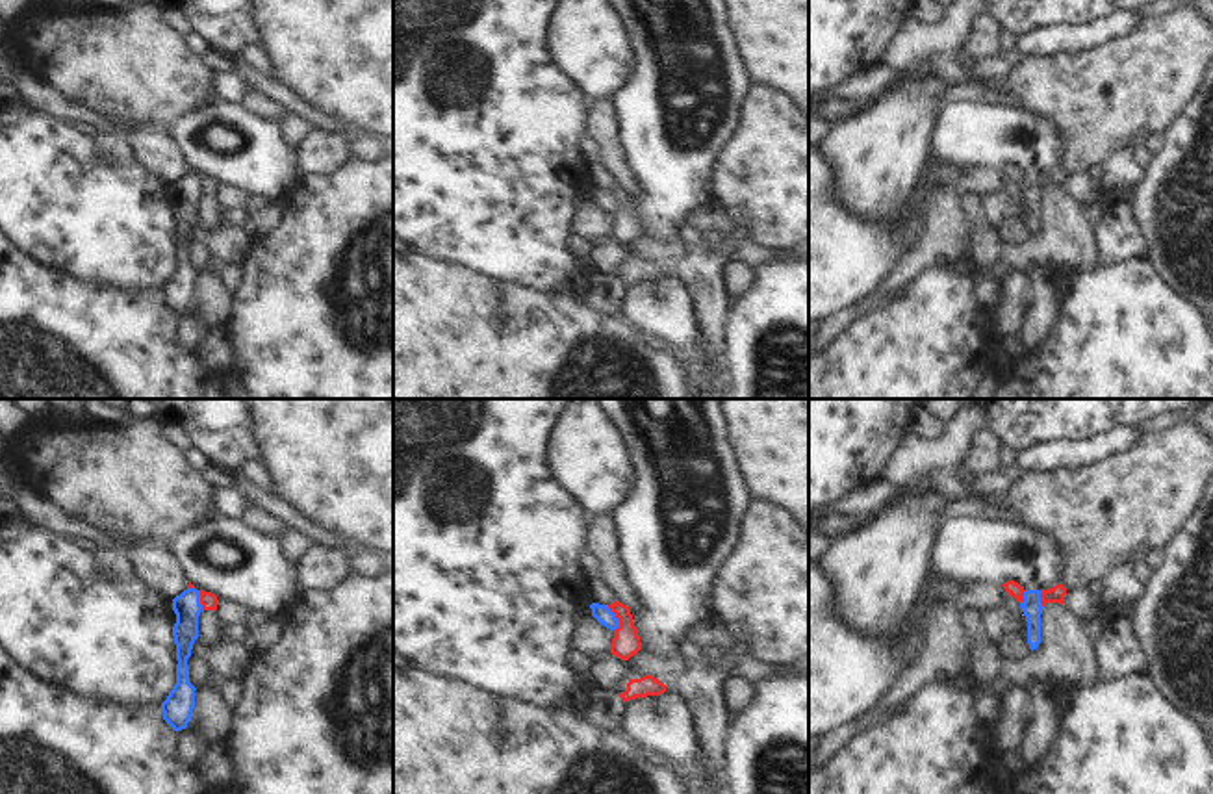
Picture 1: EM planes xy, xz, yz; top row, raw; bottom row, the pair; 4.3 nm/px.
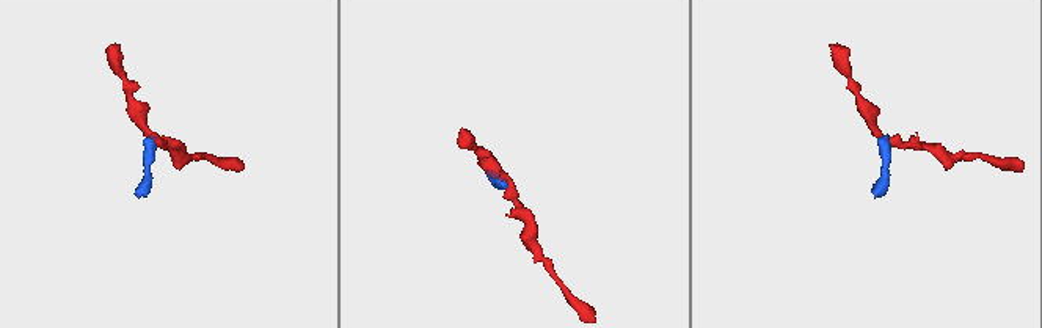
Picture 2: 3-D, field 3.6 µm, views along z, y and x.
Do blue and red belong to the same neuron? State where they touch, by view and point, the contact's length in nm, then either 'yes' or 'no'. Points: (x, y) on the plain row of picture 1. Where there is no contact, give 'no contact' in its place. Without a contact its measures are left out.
meets blue in xz at (616, 203); contact 120 nm long; no

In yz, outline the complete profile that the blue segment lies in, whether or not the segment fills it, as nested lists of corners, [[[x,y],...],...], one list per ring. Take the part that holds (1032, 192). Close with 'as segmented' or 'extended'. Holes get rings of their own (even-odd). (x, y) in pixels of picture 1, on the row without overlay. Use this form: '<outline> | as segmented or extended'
[[[944,104],[929,160],[918,187],[905,210],[887,221],[862,217],[849,210],[836,195],[836,178],[820,145],[809,143],[809,323],[825,323],[835,312],[864,301],[894,271],[896,263],[914,247],[924,232],[926,208],[935,195],[942,169],[961,173],[972,167],[1002,171],[1018,167],[1024,176],[1020,193],[1028,206],[1029,234],[1041,228],[1041,176],[1059,169],[1065,143],[1050,119],[1033,115],[1026,108],[1003,104]]] | extended

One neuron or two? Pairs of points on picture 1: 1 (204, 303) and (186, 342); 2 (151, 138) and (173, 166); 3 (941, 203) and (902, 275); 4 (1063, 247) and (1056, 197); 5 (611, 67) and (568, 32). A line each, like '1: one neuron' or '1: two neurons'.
1: one neuron
2: one neuron
3: one neuron
4: one neuron
5: one neuron

